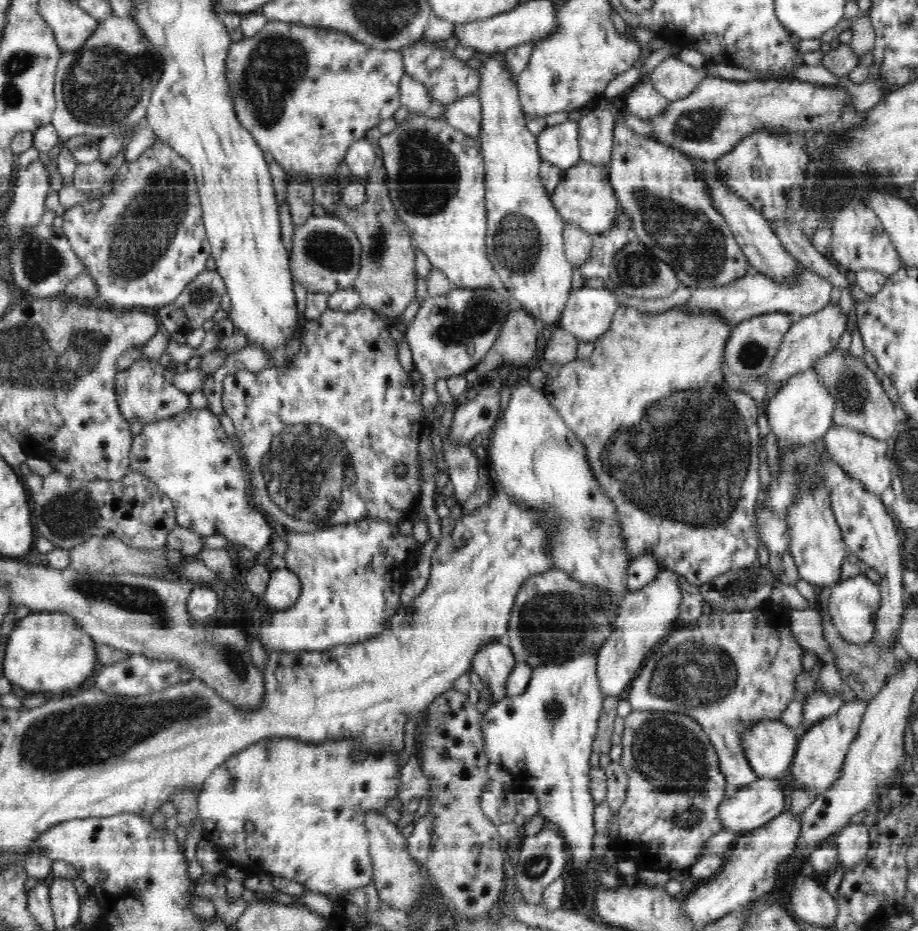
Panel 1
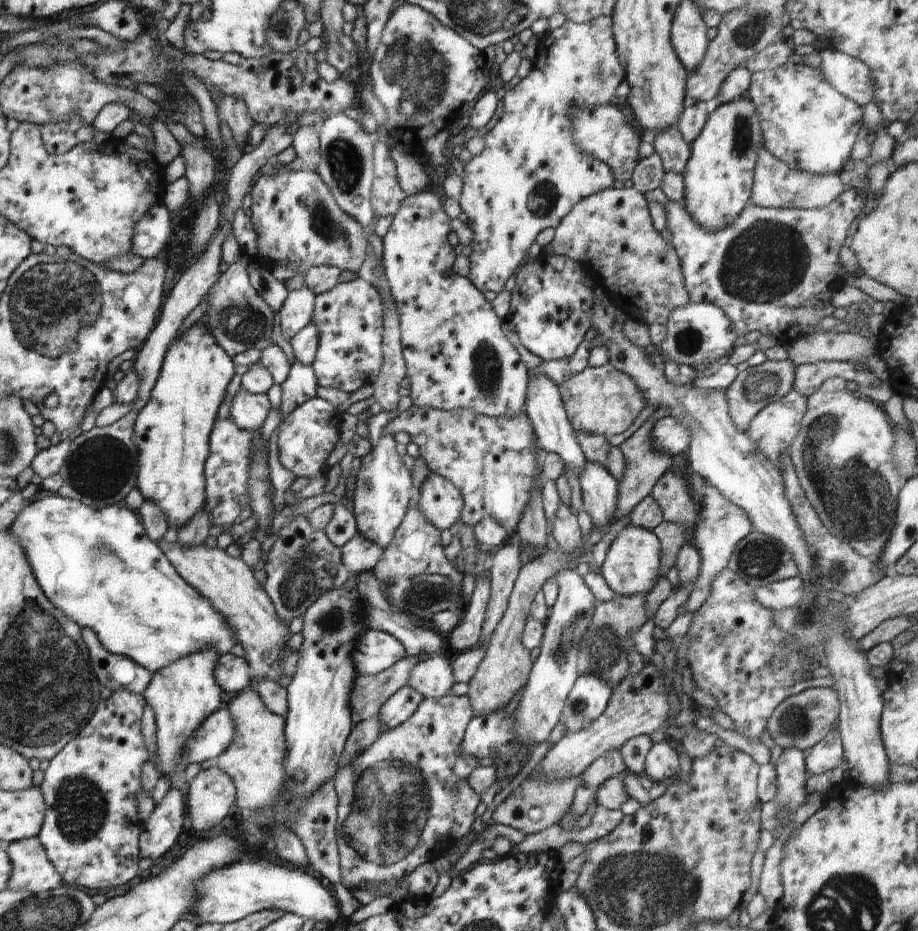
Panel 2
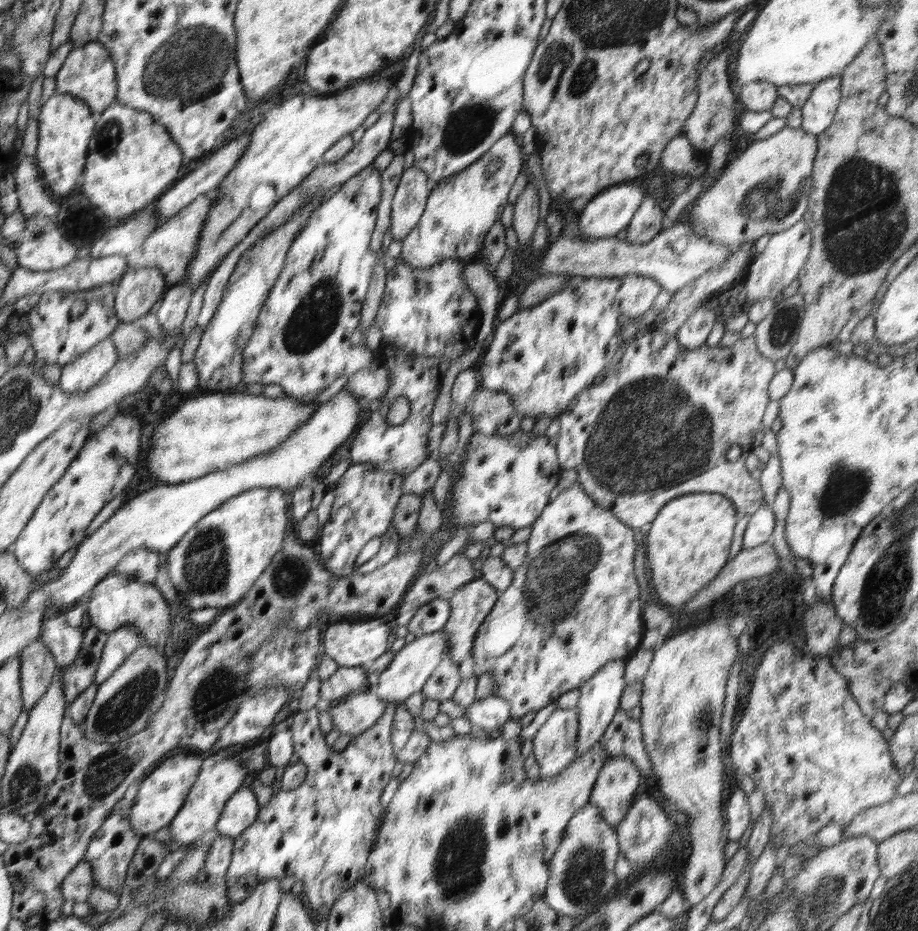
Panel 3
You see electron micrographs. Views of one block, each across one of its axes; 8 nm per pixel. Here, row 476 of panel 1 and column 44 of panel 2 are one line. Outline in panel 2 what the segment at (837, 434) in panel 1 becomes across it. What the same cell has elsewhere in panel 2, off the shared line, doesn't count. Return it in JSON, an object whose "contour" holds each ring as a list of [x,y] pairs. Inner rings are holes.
{"contour":[[[37,838],[7,844],[13,870],[8,888],[38,895],[62,884],[62,877],[46,856],[45,847]]]}

